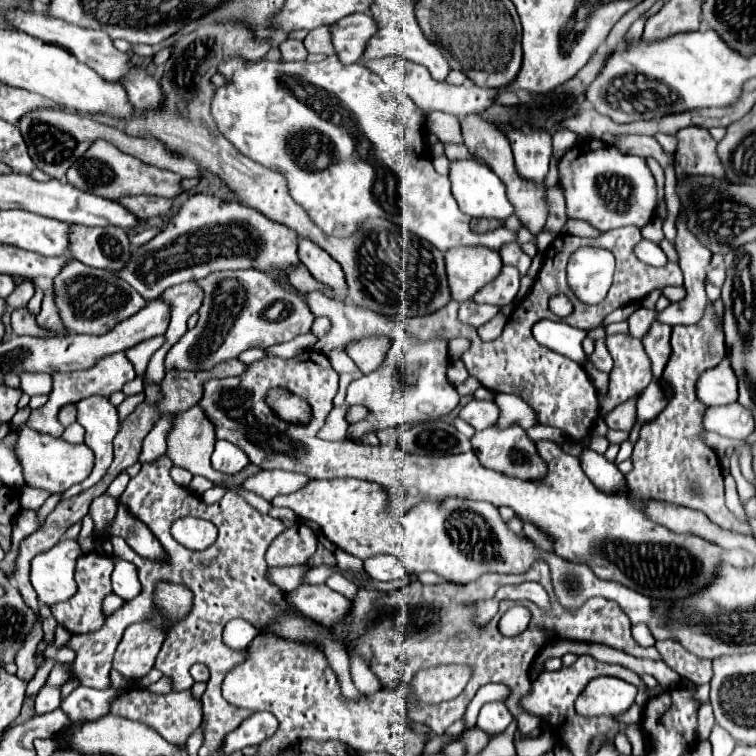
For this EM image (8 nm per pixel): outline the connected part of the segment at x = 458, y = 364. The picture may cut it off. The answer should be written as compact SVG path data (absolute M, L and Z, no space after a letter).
M461 360L452 362L447 369L446 375L449 382L455 386L464 382L469 376L468 371Z

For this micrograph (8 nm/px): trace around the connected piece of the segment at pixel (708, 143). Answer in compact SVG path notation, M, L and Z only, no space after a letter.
M684 128L674 134L678 140L676 148L676 178L686 176L714 176L722 178L722 164L716 156L716 140L706 128Z

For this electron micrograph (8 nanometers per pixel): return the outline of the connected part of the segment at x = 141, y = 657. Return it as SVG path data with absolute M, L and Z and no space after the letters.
M146 622L130 624L116 648L112 666L130 678L142 678L152 668L162 642L162 628Z

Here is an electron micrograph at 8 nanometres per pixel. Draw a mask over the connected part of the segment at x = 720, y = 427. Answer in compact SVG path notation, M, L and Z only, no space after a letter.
M738 402L710 406L704 414L704 428L724 438L746 438L754 430L754 418L752 412Z

